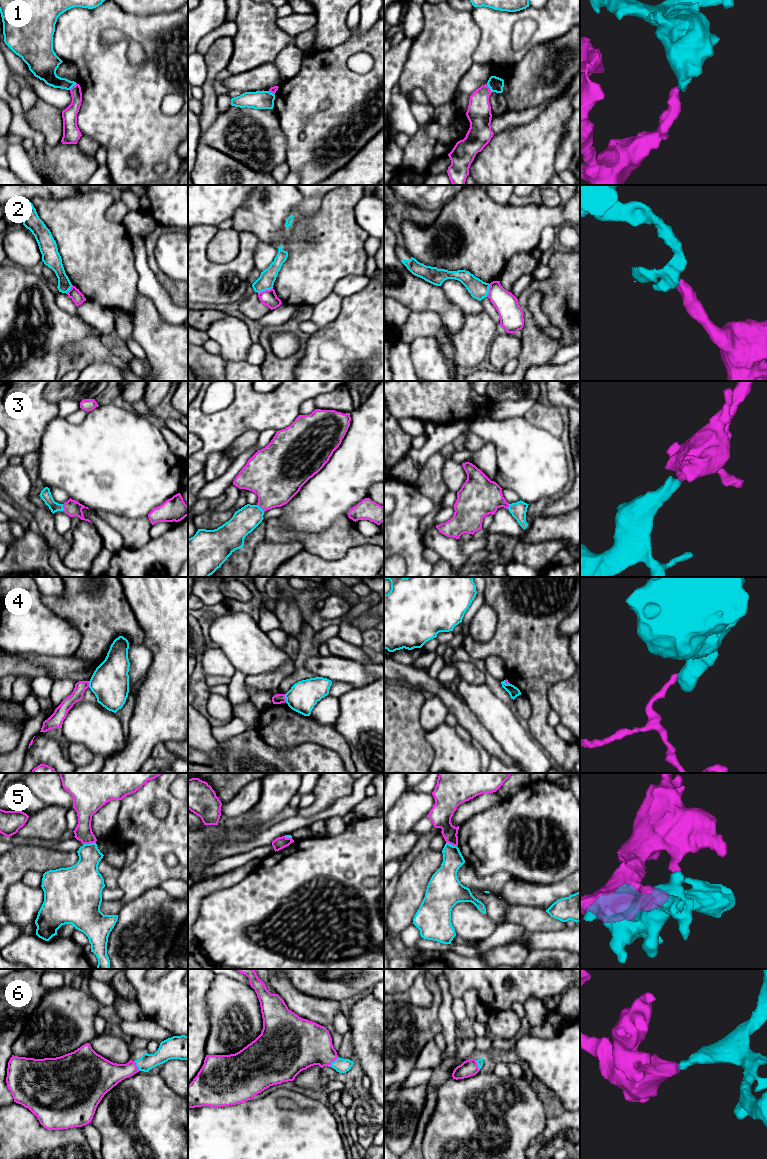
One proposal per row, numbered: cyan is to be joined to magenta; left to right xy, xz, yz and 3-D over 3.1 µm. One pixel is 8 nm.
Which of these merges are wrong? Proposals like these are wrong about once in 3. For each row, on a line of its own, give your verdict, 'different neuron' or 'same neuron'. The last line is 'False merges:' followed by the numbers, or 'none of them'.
1: different neuron
2: different neuron
3: same neuron
4: different neuron
5: different neuron
6: same neuron
False merges: 1, 2, 4, 5

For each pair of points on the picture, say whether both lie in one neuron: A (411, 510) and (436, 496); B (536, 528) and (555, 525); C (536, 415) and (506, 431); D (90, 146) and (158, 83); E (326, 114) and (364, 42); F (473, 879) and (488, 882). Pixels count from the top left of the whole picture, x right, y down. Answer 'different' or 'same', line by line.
A: different
B: same
C: different
D: different
E: same
F: same

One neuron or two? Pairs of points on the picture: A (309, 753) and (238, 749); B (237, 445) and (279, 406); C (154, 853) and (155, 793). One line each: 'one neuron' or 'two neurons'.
A: one neuron
B: two neurons
C: one neuron

